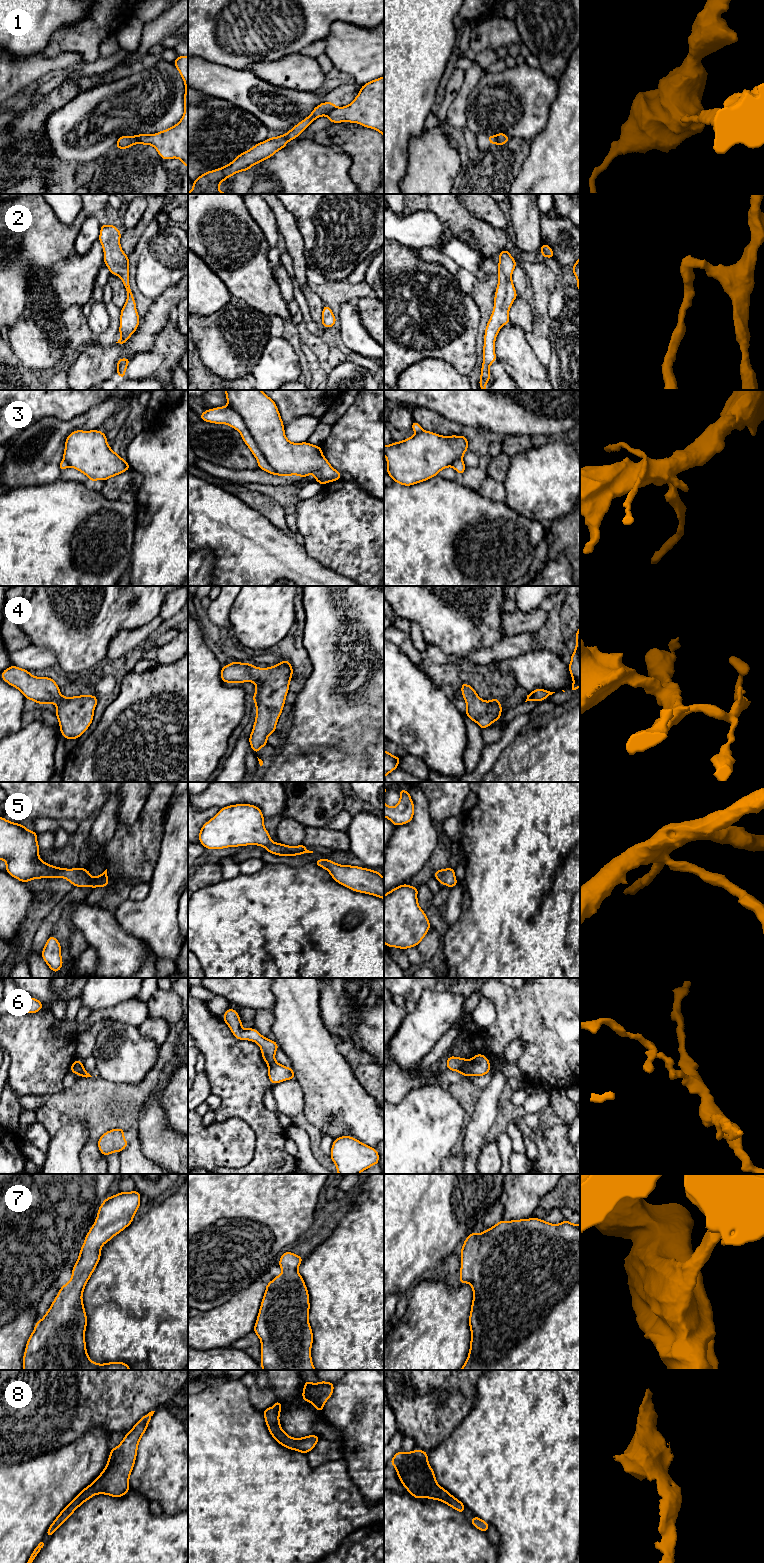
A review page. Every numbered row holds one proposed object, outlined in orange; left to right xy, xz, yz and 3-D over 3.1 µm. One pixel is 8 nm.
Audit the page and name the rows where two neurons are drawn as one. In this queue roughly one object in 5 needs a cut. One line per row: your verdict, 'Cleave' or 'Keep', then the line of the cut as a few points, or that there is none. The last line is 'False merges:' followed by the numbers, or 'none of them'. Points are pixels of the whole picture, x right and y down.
1: Cleave. Split along xz (335, 106), (327, 115)
2: Keep. No split
3: Keep. No split
4: Keep. No split
5: Keep. No split
6: Cleave. Split along xy (76, 1060), (78, 1073)
7: Keep. No split
8: Keep. No split
False merges: 1, 6

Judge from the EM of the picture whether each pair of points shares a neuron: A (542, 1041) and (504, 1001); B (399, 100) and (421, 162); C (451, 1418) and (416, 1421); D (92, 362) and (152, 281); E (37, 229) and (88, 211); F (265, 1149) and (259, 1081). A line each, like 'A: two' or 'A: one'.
A: one
B: two
C: one
D: two
E: one
F: one

